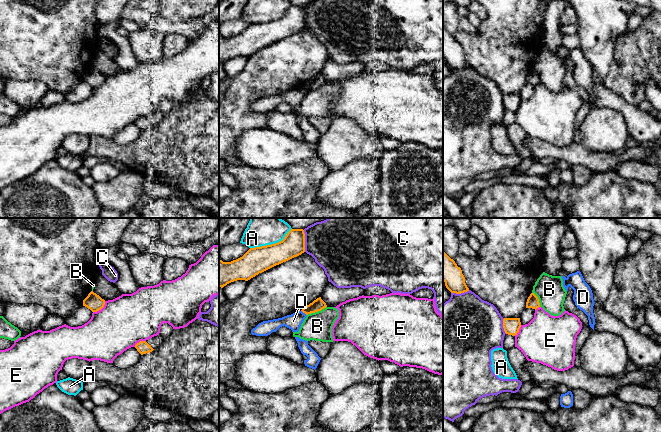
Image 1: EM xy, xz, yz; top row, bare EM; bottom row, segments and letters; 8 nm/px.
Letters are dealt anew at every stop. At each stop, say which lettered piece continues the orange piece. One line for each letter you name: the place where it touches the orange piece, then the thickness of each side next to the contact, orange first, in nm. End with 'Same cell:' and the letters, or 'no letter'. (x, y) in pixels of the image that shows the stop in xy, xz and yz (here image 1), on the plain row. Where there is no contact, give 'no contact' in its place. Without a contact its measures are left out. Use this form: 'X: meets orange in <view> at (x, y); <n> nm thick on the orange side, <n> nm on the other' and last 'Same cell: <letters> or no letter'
Same cell: no letter

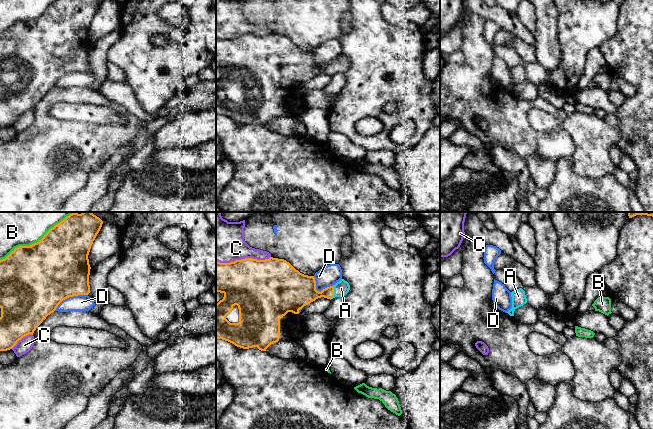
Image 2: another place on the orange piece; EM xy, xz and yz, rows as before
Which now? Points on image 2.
A: meets orange in xz at (333, 68); 220 nm thick on the orange side, 120 nm on the other
Same cell: A

